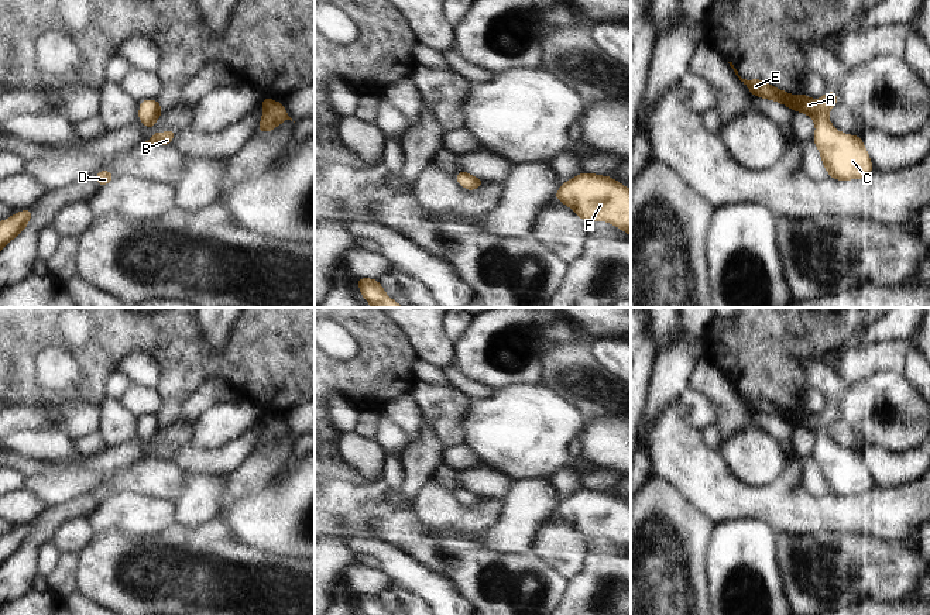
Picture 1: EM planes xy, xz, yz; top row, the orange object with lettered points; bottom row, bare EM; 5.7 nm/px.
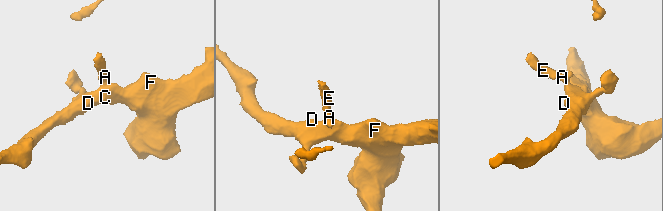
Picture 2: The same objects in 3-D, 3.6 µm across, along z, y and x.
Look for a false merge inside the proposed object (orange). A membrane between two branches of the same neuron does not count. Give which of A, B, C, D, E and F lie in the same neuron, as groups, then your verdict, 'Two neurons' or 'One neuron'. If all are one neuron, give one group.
Groups: A B C D E F. One neuron.

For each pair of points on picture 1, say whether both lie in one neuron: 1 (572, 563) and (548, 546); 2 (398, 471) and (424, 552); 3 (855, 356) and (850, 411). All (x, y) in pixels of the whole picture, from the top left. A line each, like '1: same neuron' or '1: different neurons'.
1: same neuron
2: same neuron
3: different neurons

